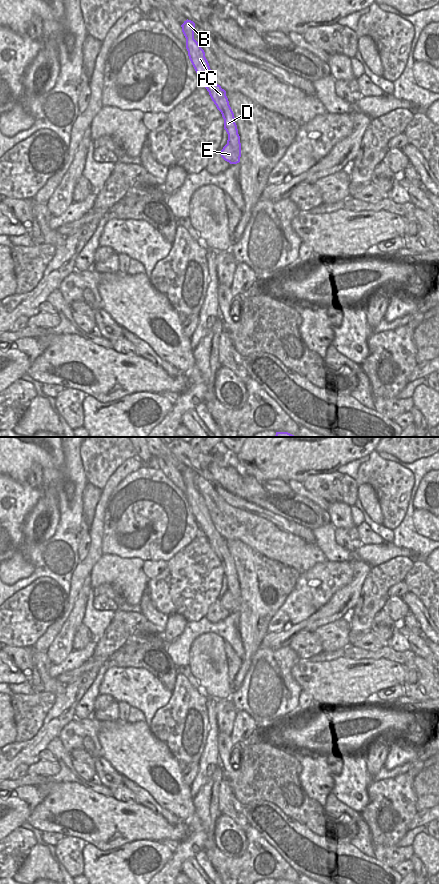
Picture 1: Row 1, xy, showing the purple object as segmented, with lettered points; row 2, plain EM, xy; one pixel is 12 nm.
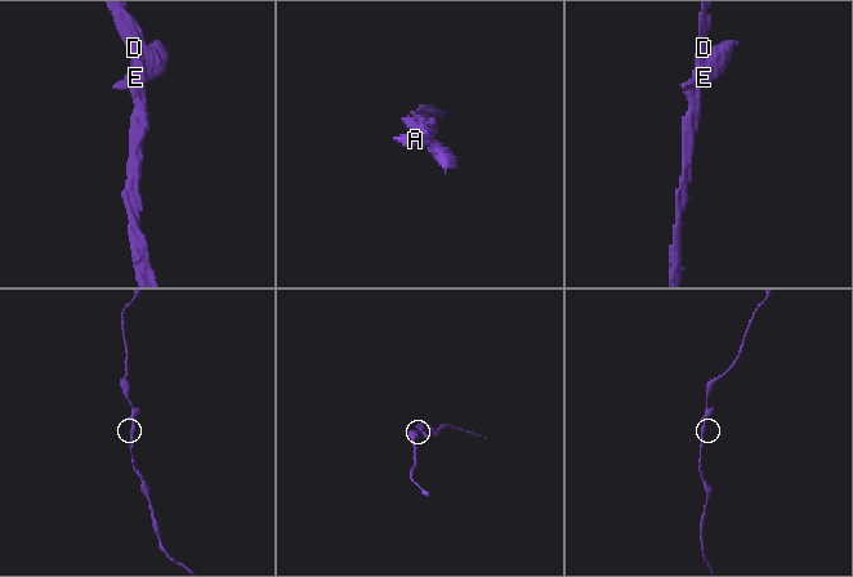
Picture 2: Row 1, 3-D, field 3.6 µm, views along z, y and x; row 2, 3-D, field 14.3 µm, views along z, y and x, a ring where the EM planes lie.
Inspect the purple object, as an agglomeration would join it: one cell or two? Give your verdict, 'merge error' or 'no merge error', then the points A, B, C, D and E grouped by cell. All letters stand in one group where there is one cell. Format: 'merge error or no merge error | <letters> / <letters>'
merge error | A B C D / E

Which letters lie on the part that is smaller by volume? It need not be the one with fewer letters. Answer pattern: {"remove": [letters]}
{"remove": ["E"]}

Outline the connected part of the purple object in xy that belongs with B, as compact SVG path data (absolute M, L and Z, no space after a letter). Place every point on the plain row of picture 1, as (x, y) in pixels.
M187 467L181 475L186 486L186 497L189 507L200 527L200 531L207 537L212 549L221 560L224 567L224 577L228 582L227 591L232 593L234 597L241 598L240 584L235 571L236 568L229 553L226 539L215 529L209 511L205 505L205 500L194 487L195 471Z

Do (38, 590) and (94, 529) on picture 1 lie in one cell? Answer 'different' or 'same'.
different

